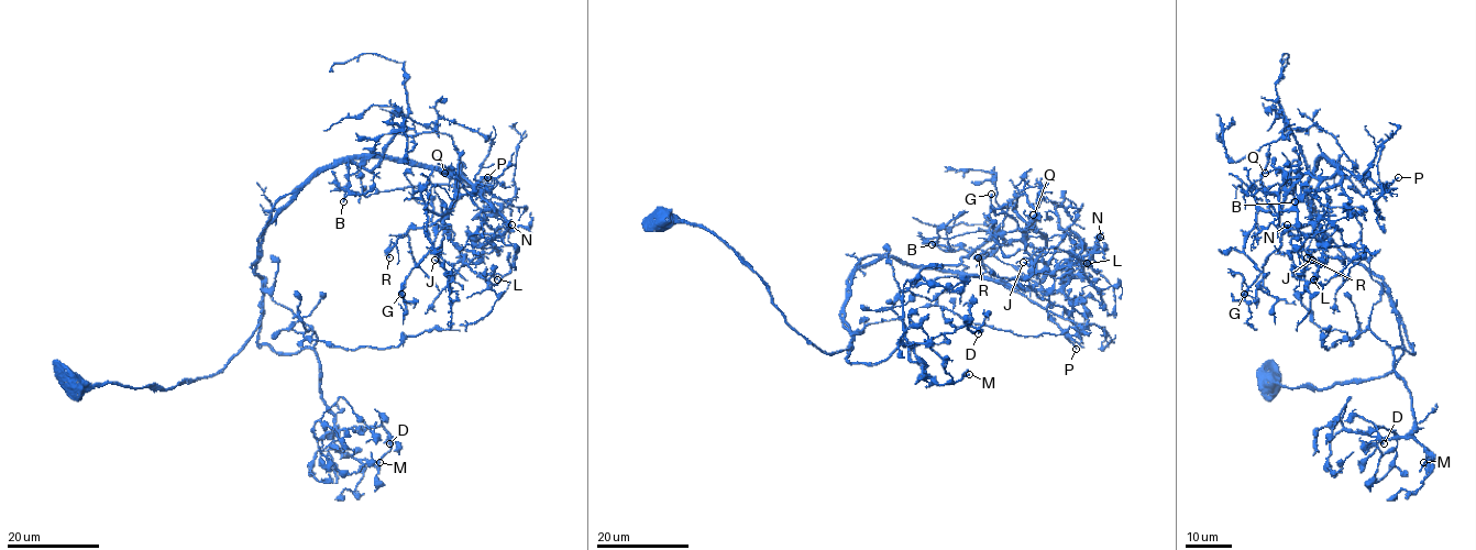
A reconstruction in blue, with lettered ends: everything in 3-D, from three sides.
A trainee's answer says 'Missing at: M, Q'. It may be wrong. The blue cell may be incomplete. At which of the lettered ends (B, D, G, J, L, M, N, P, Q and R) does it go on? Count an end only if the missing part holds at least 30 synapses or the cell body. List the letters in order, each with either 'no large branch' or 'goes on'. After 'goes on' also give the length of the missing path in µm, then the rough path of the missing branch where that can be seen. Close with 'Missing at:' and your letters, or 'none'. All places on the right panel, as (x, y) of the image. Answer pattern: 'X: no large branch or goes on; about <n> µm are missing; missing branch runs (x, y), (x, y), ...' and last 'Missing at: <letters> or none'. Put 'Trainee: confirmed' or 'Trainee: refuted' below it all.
B: no large branch
D: no large branch
G: no large branch
J: no large branch
L: no large branch
M: goes on; about 10 µm are missing; missing branch runs (1423, 462), (1401, 462), (1395, 453)
N: no large branch
P: no large branch
Q: goes on; about 25 µm are missing; missing branch runs (1265, 173), (1243, 169), (1236, 177), (1223, 183), (1222, 190), (1209, 205), (1210, 211)
R: no large branch
Missing at: M, Q
Trainee: confirmed

